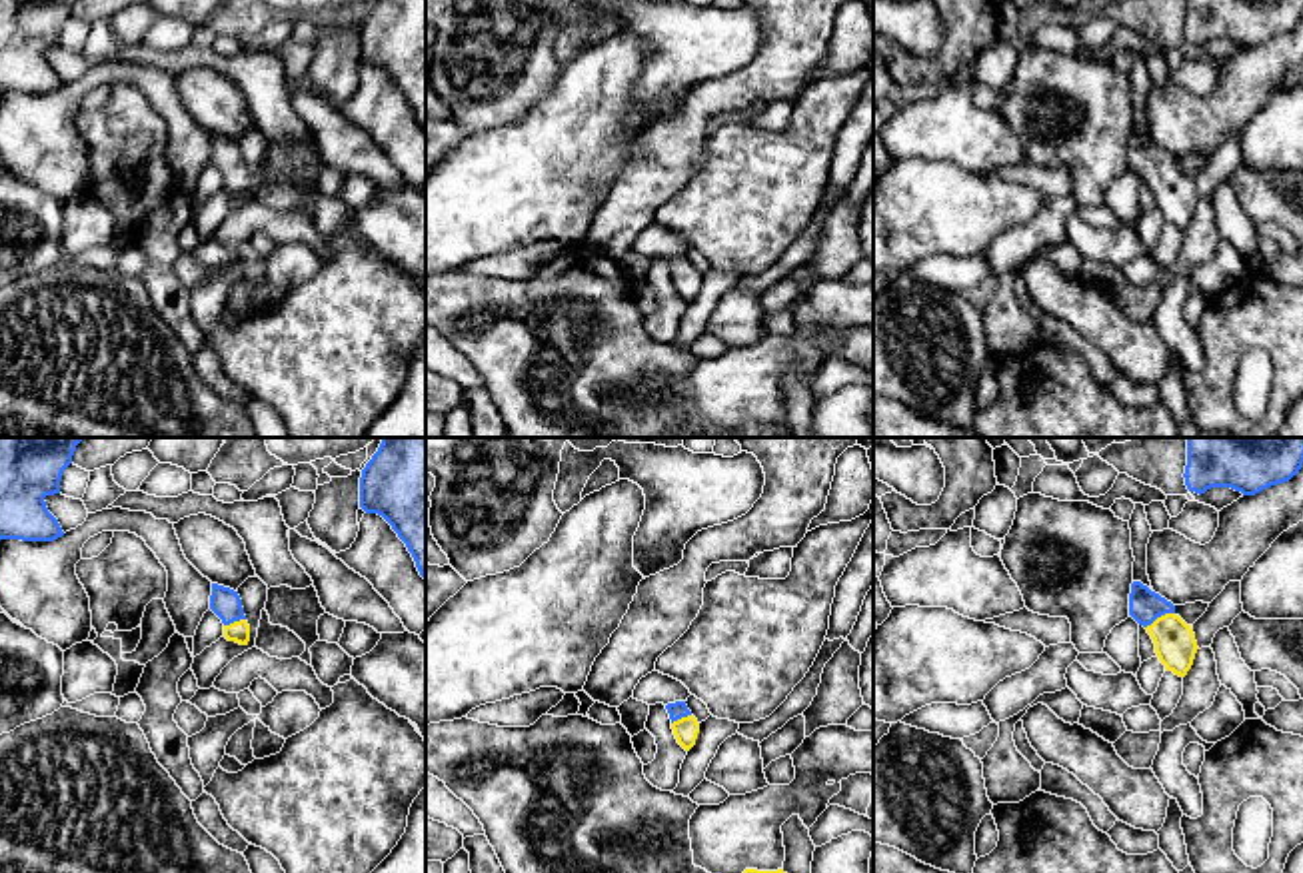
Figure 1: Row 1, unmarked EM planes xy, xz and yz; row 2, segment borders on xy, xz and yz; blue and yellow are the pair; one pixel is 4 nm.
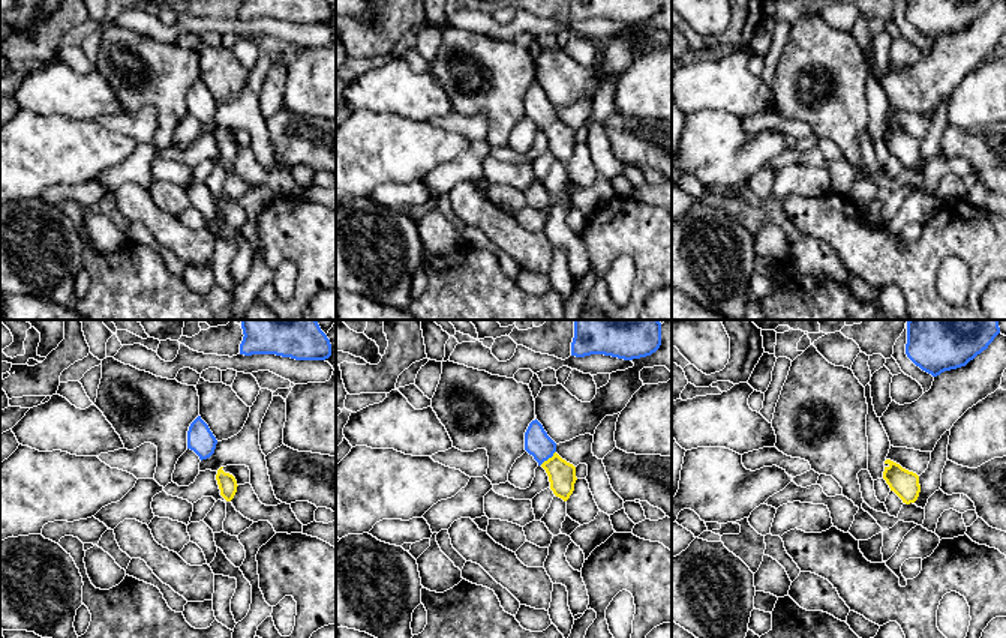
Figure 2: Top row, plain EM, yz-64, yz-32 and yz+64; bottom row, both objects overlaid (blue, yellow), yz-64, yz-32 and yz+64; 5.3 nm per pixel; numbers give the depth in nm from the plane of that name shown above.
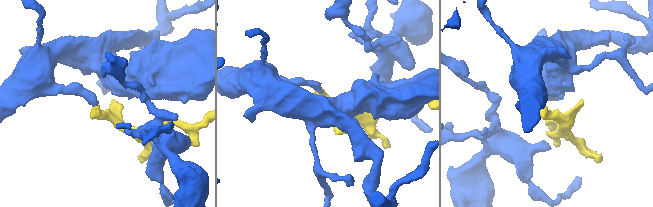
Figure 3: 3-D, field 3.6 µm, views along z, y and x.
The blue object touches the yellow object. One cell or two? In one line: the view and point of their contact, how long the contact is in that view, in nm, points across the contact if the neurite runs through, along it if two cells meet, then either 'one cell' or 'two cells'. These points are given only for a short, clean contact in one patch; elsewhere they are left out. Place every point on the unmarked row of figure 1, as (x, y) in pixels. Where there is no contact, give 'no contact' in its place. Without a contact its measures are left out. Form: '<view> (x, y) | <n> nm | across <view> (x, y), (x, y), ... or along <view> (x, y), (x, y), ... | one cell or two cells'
yz (1160, 168) | 140 nm | across yz (1146, 158), (1160, 168), (1176, 198) | one cell

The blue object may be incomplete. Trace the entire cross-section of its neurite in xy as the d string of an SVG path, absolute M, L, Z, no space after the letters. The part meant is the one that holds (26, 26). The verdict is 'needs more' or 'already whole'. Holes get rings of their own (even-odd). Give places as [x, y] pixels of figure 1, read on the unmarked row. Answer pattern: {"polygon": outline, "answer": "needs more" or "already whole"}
{"polygon": "M0 0L0 92L54 94L64 88L44 50L60 46L76 0Z", "answer": "already whole"}

